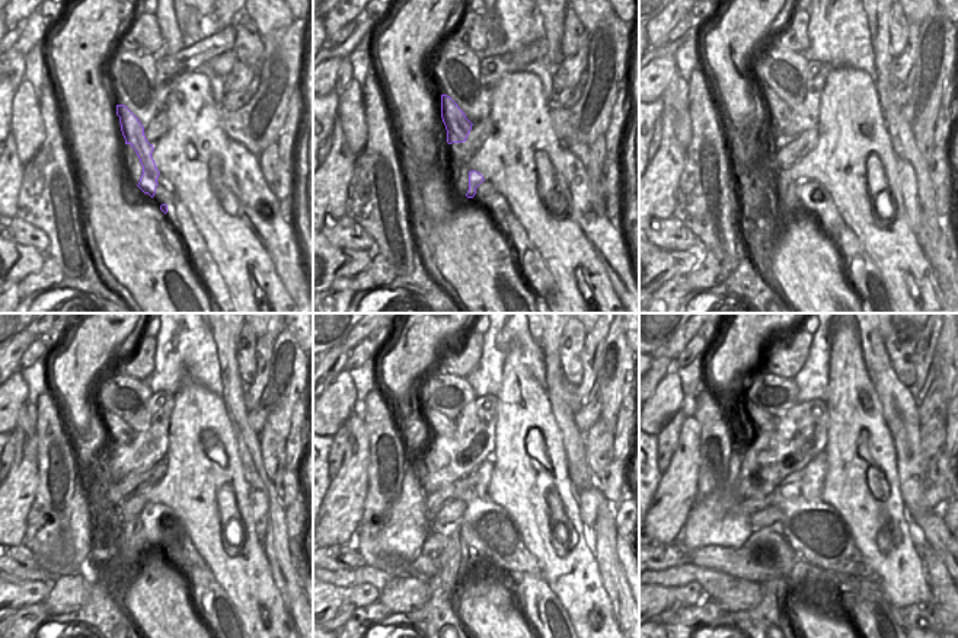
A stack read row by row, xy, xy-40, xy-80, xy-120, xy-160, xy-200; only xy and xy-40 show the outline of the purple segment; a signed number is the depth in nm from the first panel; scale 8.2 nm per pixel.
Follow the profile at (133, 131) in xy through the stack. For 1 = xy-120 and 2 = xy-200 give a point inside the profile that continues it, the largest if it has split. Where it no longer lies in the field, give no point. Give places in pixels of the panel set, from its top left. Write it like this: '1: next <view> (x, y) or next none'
1: next xy-120 (121, 433)
2: next xy-200 (763, 421)

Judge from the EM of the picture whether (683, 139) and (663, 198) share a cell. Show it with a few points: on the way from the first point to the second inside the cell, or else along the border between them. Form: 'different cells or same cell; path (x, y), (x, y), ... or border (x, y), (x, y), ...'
different cells; border (673, 111), (673, 134), (685, 149)

